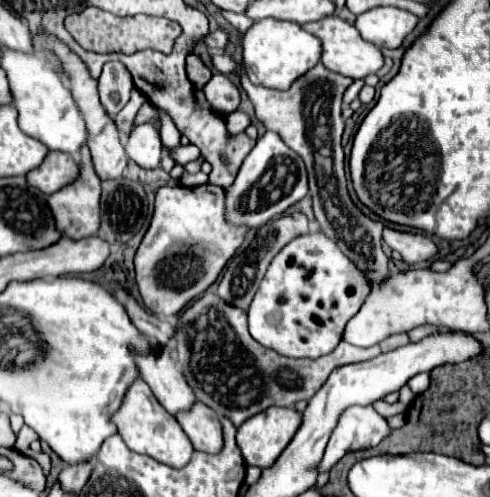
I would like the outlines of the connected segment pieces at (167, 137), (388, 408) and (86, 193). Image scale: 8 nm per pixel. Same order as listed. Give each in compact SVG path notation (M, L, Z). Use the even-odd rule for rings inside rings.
M158 109L158 115L160 115L160 121L162 121L160 137L162 137L164 147L178 147L180 145L180 133L178 133L176 125L172 123L172 119L162 109Z
M384 399L380 401L374 401L372 407L382 415L382 417L390 417L390 415L398 415L398 413L404 413L406 411L406 405L396 401L396 403L386 403Z
M80 147L80 151L76 153L78 157L78 177L64 185L60 191L48 195L46 203L52 211L56 229L62 233L62 237L70 237L70 239L84 239L90 237L98 231L98 221L100 221L100 209L98 209L98 201L100 201L100 179L92 167L92 159L90 159L90 151L86 147Z

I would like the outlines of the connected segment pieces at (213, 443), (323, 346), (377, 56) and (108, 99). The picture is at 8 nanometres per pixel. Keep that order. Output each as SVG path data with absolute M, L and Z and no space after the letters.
M196 401L188 411L178 413L176 421L192 441L194 449L216 453L222 447L222 427L218 415L204 403Z
M320 229L310 231L302 237L294 237L270 263L266 277L260 283L260 289L248 309L248 327L250 335L264 347L276 349L286 357L322 357L336 349L342 339L348 319L352 319L364 299L370 293L370 281L366 273L350 261L340 247L326 237Z
M336 15L324 17L320 21L304 23L302 29L320 39L320 43L322 43L320 61L322 61L322 65L326 69L330 69L334 73L340 73L340 75L346 75L346 77L352 77L352 79L364 79L366 75L376 73L382 67L382 63L384 63L382 51L376 45L370 45L368 41L362 41L362 37L358 37L358 31L354 29L354 25L342 21Z
M108 61L98 79L100 101L108 109L108 115L114 117L130 99L134 83L128 69L120 61Z

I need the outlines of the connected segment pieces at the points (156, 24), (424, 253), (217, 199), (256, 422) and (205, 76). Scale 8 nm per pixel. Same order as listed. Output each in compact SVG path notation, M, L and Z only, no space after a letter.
M88 7L80 13L68 15L64 25L84 49L94 49L96 53L110 53L110 51L134 53L140 49L156 49L162 53L170 53L174 39L180 35L180 25L167 18L145 14L114 17L112 13L106 13L106 11L96 9L96 7Z
M384 227L382 237L390 245L390 249L394 249L402 255L402 259L408 265L436 257L436 245L426 235L406 233L406 231L396 231L396 229Z
M210 183L200 187L160 187L154 199L152 223L138 247L136 283L152 313L174 317L186 303L216 281L226 261L248 233L246 227L226 225L224 189Z
M272 407L264 413L250 417L250 421L242 423L238 427L236 441L240 445L240 451L242 451L246 465L256 465L256 467L262 467L262 469L270 467L278 459L278 455L284 451L284 447L290 443L290 439L298 431L300 423L302 423L302 413L298 413L292 407Z
M194 55L188 57L188 61L186 61L186 71L188 71L188 79L190 79L192 85L198 87L198 89L202 89L202 87L208 83L208 79L212 77L212 71L200 61L200 57L194 57Z

